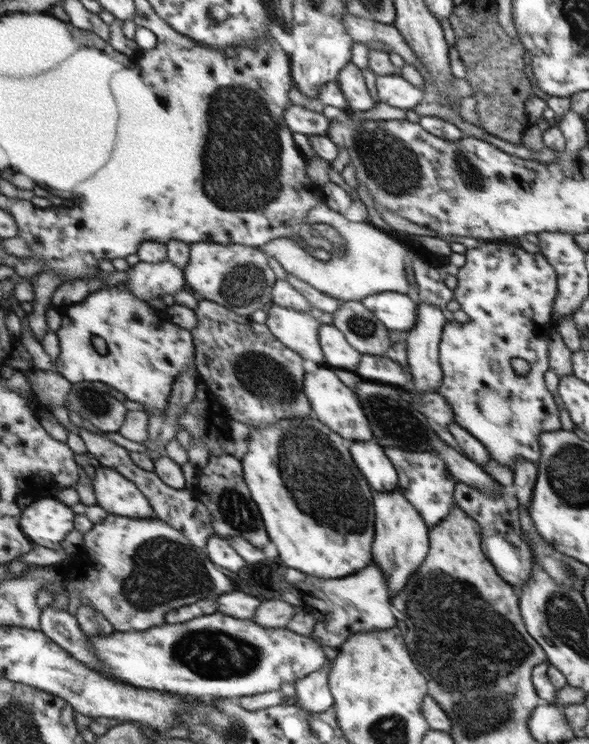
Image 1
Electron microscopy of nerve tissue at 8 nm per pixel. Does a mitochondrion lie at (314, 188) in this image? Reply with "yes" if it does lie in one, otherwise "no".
no

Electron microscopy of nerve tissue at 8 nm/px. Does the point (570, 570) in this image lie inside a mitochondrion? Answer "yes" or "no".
yes

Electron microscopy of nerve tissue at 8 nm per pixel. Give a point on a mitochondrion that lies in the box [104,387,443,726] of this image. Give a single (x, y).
(301, 450)

